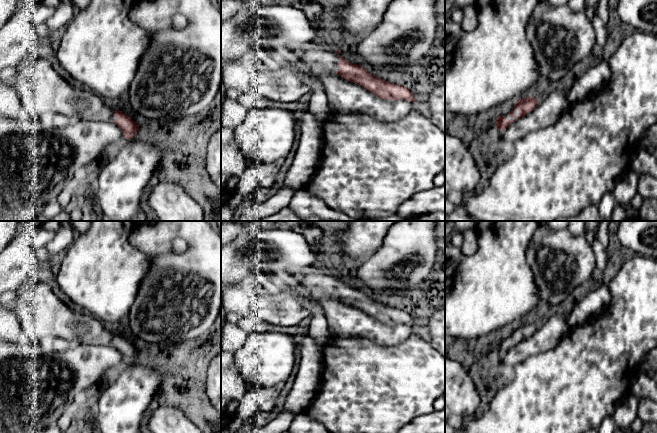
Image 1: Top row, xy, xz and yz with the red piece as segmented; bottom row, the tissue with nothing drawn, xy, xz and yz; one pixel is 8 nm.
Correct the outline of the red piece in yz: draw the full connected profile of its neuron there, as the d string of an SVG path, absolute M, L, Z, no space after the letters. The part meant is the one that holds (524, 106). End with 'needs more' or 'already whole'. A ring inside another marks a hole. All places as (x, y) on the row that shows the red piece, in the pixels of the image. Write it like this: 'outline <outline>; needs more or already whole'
outline M525 97L515 102L514 107L510 113L505 116L498 116L496 118L496 128L504 130L512 123L519 120L524 115L530 113L538 104L538 98Z; needs more

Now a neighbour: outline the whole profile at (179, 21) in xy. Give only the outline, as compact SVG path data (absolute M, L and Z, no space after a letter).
M175 14L172 18L172 27L182 30L188 26L188 19L182 14Z

